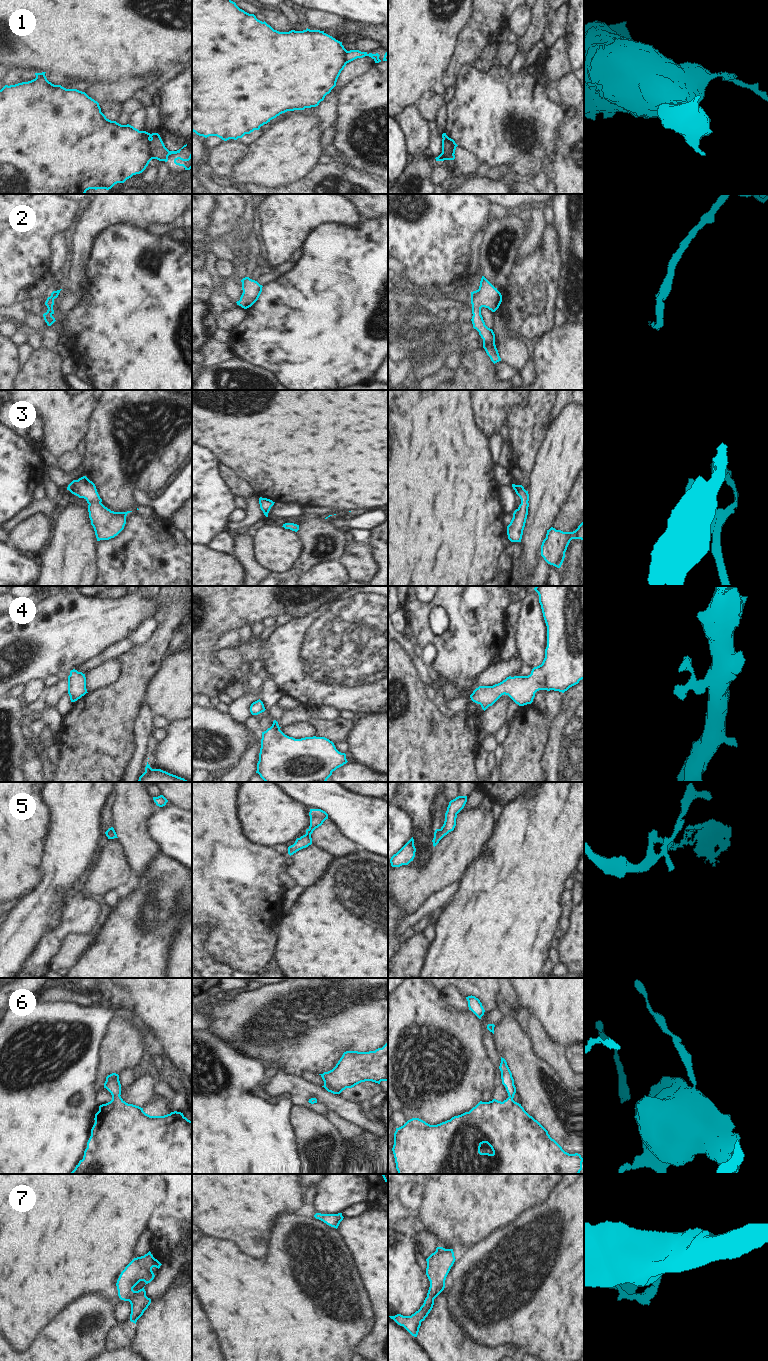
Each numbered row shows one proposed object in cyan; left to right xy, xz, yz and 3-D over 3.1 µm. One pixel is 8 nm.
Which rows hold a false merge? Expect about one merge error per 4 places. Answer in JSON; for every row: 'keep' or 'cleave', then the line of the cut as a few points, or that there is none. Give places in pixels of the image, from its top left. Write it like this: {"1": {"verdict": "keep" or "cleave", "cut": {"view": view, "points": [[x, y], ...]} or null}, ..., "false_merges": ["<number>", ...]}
{"1": {"verdict": "cleave", "cut": {"view": "yz", "points": [[443, 137], [446, 137], [451, 144], [451, 154], [447, 158]]}}, "2": {"verdict": "keep", "cut": null}, "3": {"verdict": "keep", "cut": null}, "4": {"verdict": "keep", "cut": null}, "5": {"verdict": "keep", "cut": null}, "6": {"verdict": "keep", "cut": null}, "7": {"verdict": "keep", "cut": null}, "false_merges": ["1"]}

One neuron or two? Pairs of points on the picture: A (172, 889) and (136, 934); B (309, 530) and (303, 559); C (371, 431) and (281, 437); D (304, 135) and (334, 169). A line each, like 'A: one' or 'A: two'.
A: one
B: one
C: one
D: two

